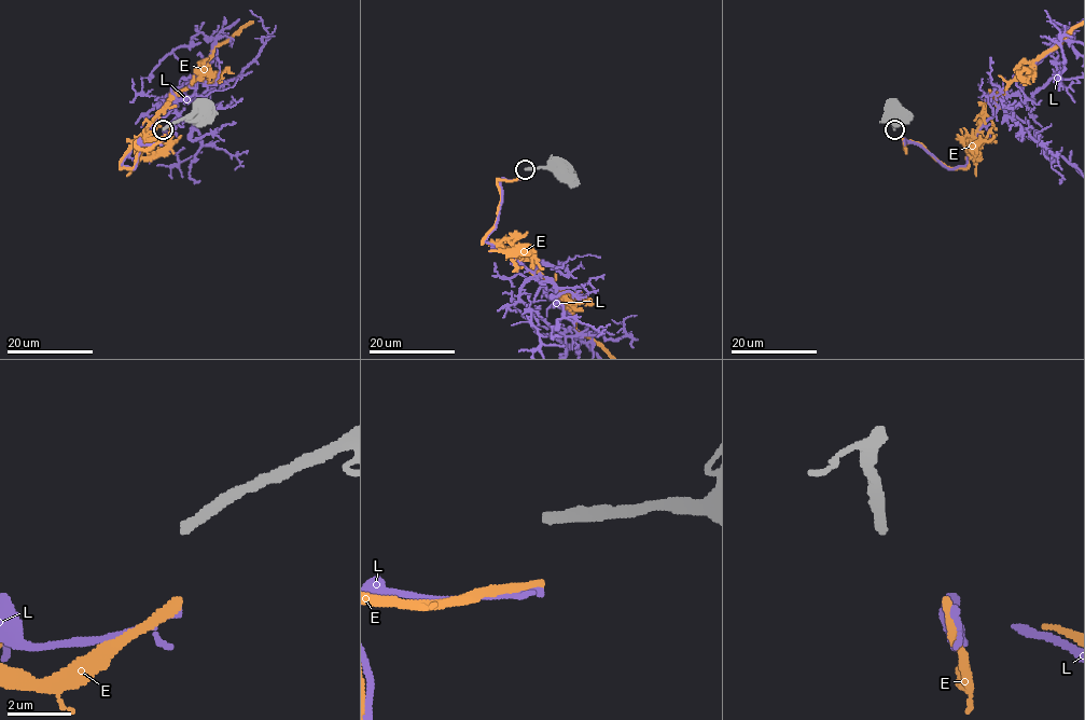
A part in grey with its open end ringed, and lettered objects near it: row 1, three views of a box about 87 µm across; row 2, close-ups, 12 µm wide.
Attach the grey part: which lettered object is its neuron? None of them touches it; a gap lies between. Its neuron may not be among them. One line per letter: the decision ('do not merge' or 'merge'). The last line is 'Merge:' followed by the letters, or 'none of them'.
E: merge
L: do not merge
Merge: E

